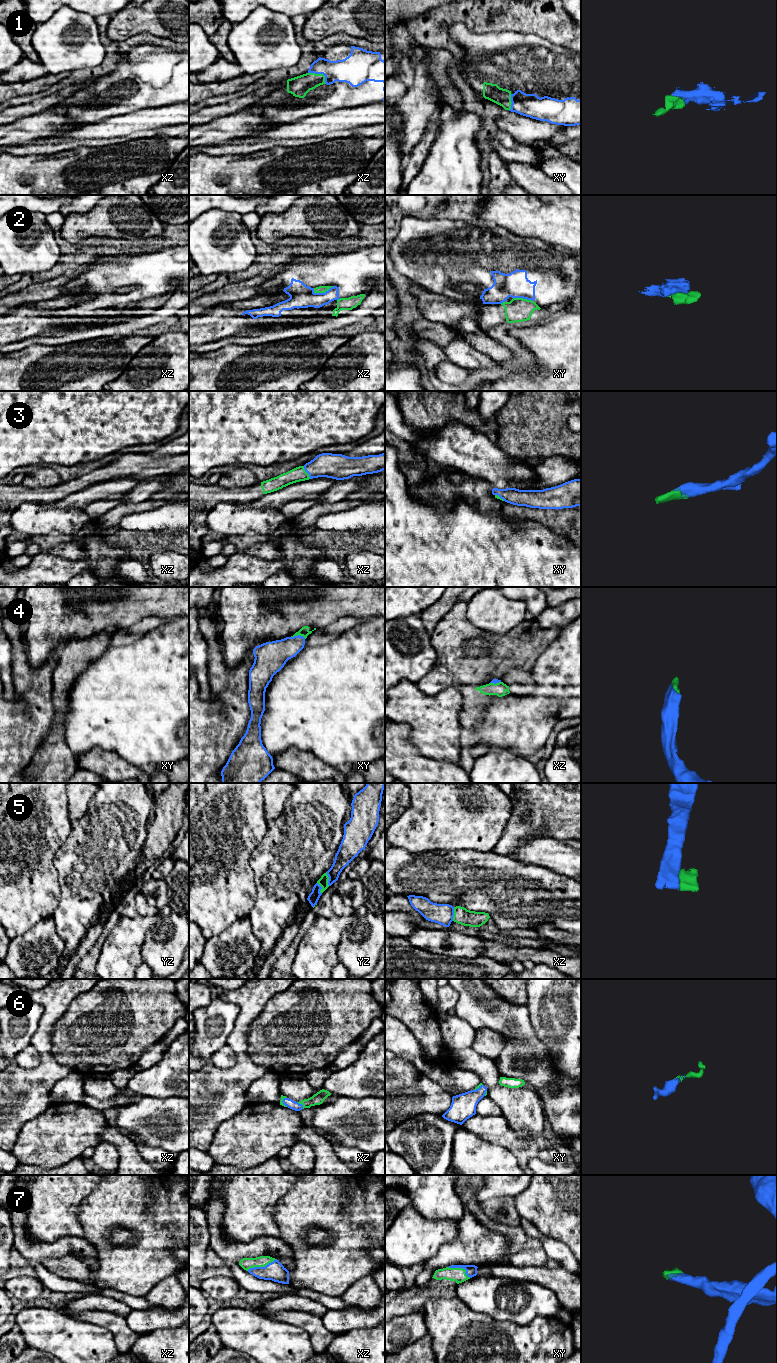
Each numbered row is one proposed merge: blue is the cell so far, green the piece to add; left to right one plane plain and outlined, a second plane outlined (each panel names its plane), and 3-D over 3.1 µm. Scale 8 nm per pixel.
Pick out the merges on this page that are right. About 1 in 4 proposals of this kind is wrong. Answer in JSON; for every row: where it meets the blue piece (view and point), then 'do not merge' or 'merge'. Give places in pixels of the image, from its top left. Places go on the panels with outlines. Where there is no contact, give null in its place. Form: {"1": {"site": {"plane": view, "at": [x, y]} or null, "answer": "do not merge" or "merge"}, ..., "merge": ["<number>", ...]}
{"1": {"site": {"plane": "xz", "at": [320, 73]}, "answer": "merge"}, "2": {"site": {"plane": "xz", "at": [323, 293]}, "answer": "do not merge"}, "3": {"site": {"plane": "xz", "at": [306, 471]}, "answer": "merge"}, "4": {"site": {"plane": "xy", "at": [298, 635]}, "answer": "merge"}, "5": {"site": {"plane": "yz", "at": [329, 879]}, "answer": "do not merge"}, "6": {"site": {"plane": "xz", "at": [301, 1104]}, "answer": "merge"}, "7": {"site": {"plane": "xz", "at": [261, 1267]}, "answer": "merge"}, "merge": ["1", "3", "4", "6", "7"]}

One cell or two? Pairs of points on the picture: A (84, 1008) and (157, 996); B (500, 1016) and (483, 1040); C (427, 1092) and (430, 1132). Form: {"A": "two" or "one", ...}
{"A": "one", "B": "two", "C": "two"}

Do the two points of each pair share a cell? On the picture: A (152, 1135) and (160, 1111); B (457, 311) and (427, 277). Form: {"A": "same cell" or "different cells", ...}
{"A": "same cell", "B": "different cells"}

